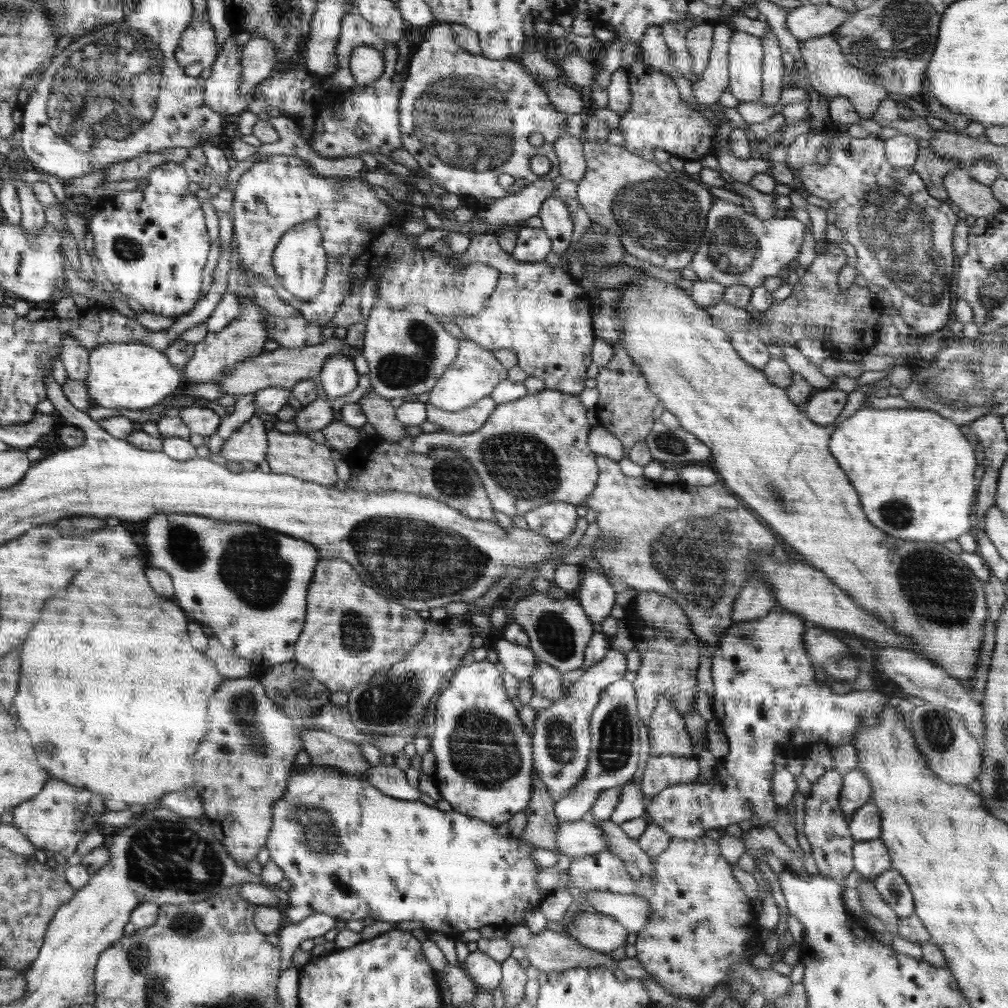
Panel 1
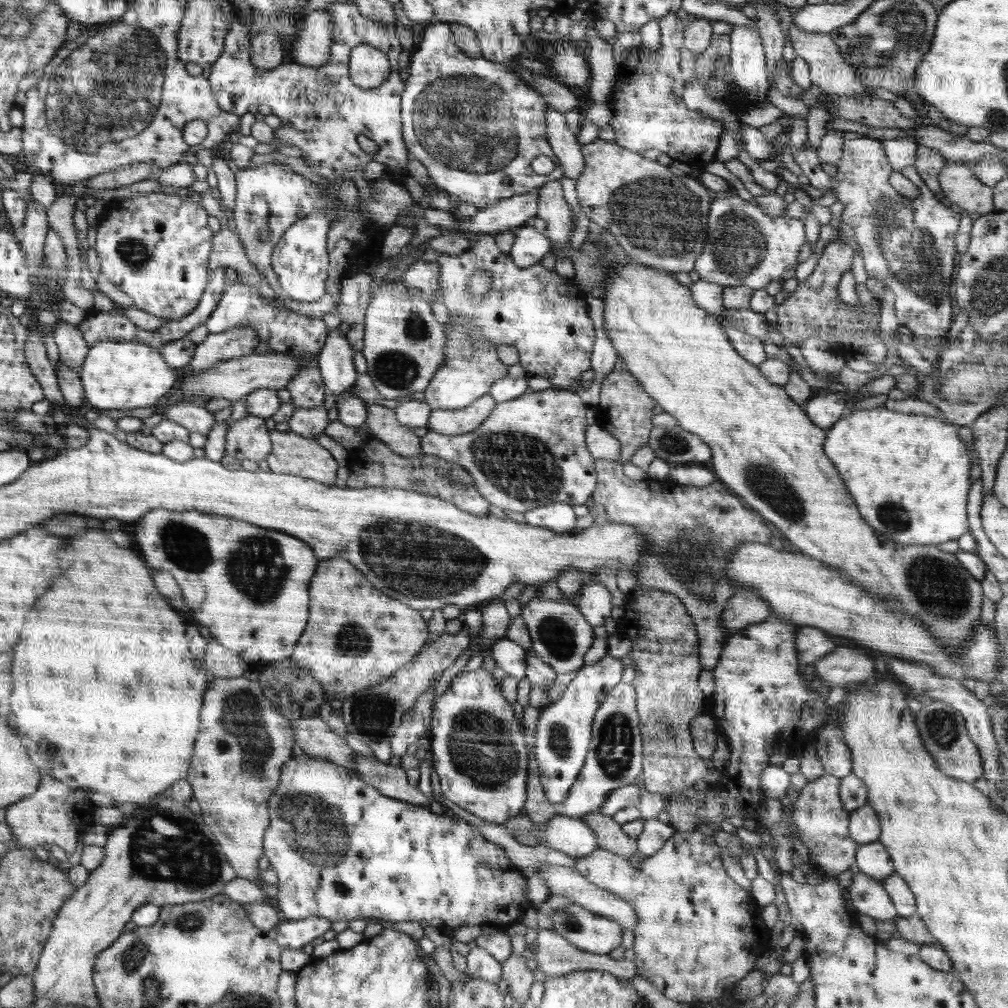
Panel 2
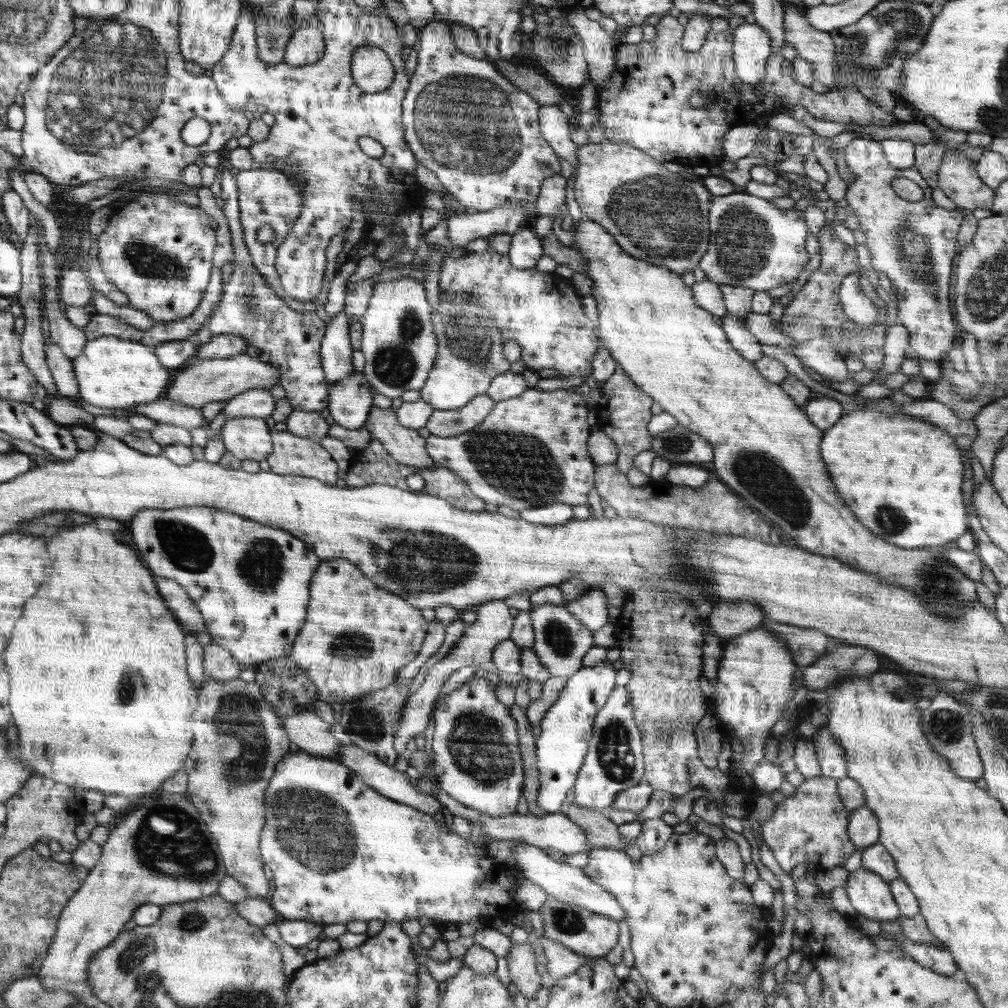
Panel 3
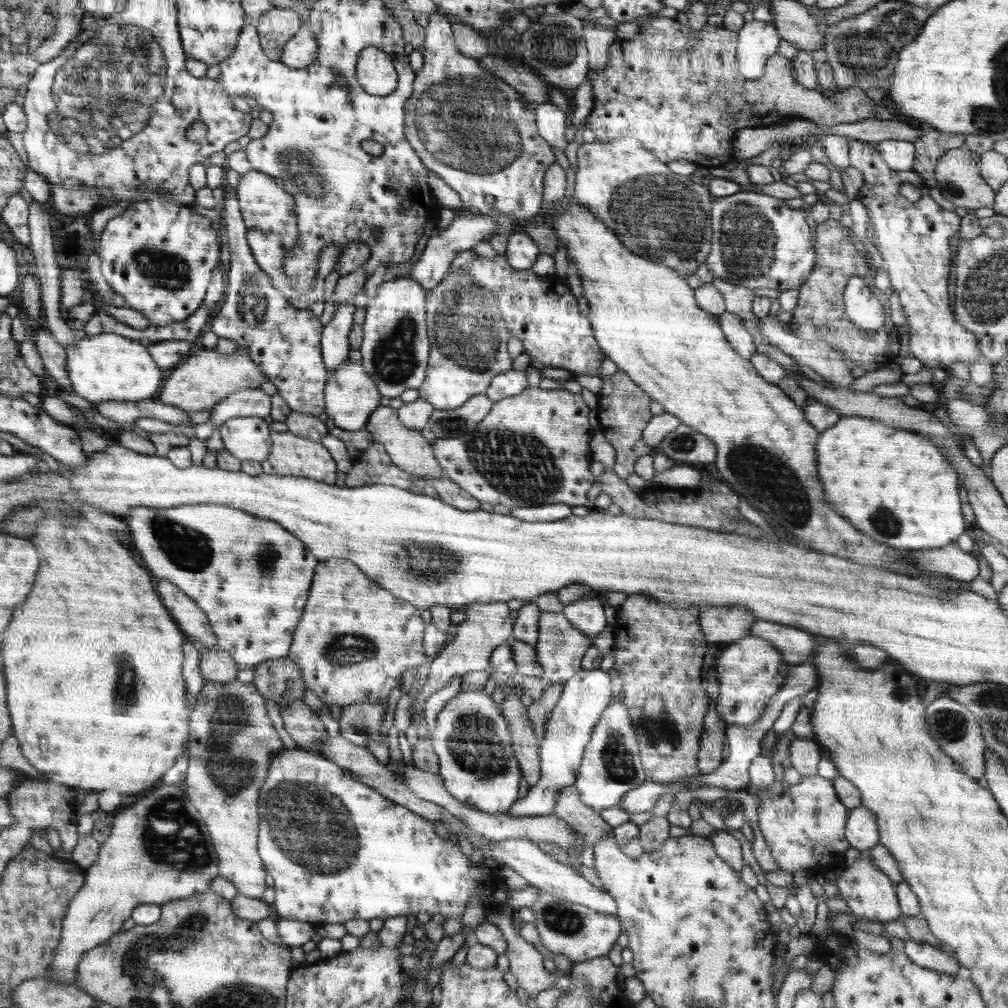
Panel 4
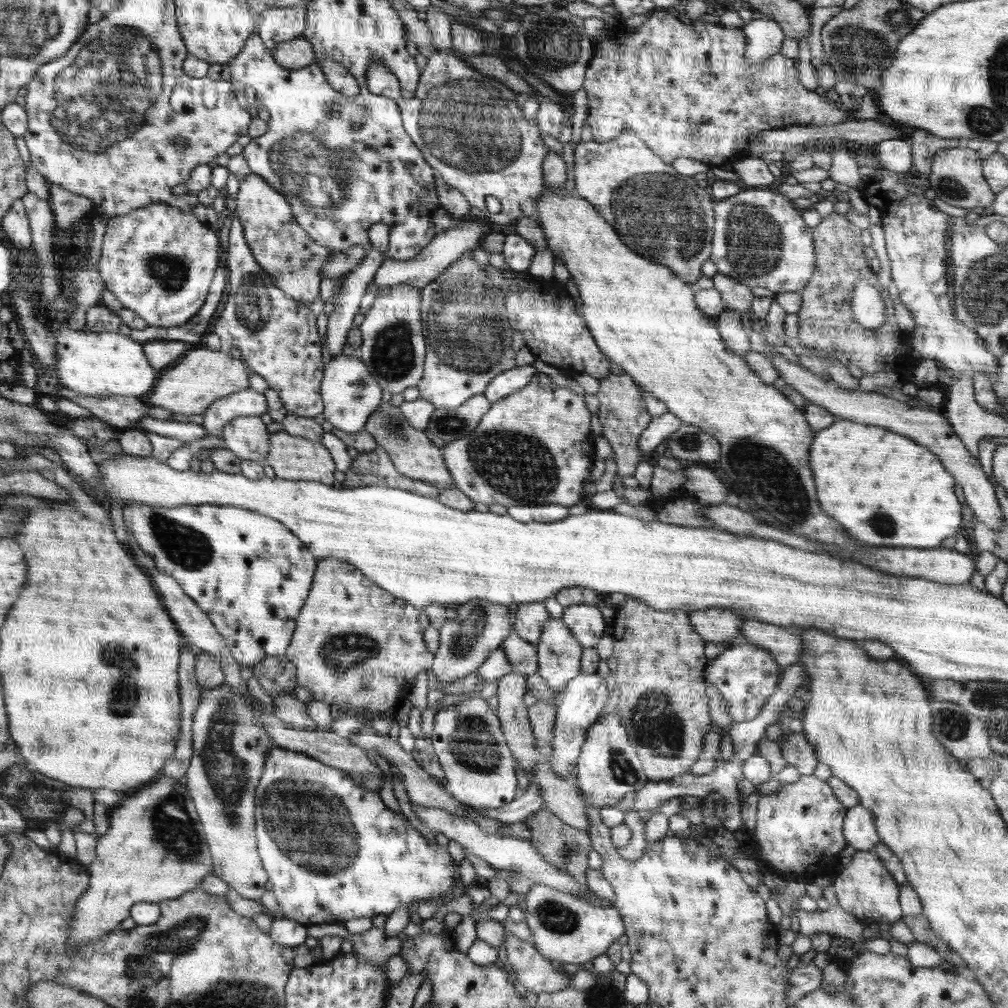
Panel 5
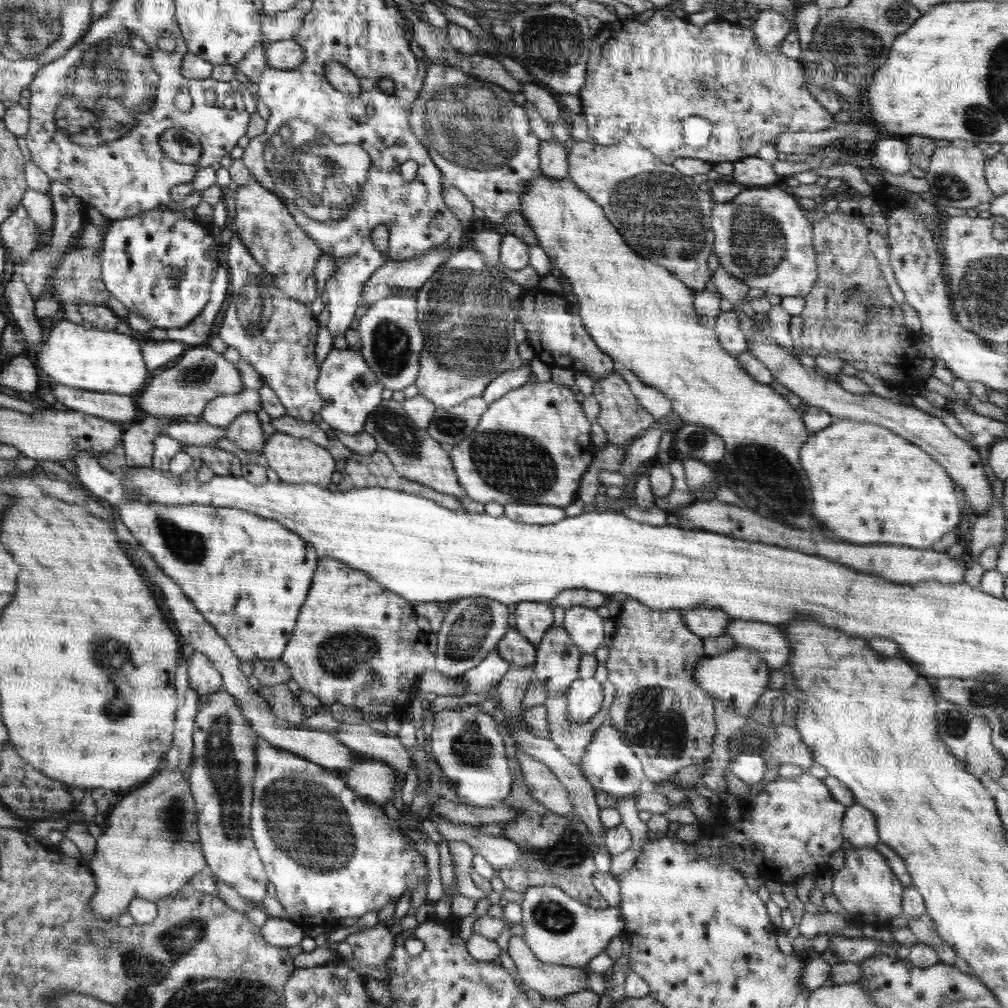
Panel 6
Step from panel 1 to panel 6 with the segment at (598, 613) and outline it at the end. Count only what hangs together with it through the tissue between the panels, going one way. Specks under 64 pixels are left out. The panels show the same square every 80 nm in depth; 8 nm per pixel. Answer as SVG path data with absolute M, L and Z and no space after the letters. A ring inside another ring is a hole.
M576 605L565 609L563 627L581 654L594 653L604 640L604 620L596 608Z

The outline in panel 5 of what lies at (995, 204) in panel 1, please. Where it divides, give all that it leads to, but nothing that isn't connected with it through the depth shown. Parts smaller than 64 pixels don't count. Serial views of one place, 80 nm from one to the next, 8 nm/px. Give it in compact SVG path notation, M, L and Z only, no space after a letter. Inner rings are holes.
M964 145L942 149L933 157L931 173L928 176L930 186L936 192L936 198L958 208L974 209L990 207L995 197L982 172L982 160L978 151Z

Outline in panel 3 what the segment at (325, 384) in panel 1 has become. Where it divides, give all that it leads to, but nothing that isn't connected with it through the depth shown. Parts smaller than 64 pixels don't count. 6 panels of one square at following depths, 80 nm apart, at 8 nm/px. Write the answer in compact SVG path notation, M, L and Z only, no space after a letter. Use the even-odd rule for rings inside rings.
M344 311L327 323L321 342L320 362L328 385L351 375L356 367L348 335L350 325L351 319Z

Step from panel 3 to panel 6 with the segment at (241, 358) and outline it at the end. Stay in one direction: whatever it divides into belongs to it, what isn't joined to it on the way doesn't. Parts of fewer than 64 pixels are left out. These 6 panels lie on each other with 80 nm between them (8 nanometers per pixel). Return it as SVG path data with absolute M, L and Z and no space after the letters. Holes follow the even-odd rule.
M192 346L190 350L179 356L178 364L154 376L154 380L150 380L150 388L146 388L146 392L142 392L142 396L137 395L134 400L137 401L137 407L142 412L156 416L156 420L166 420L162 416L200 417L212 400L222 395L238 393L244 388L236 367L209 346Z

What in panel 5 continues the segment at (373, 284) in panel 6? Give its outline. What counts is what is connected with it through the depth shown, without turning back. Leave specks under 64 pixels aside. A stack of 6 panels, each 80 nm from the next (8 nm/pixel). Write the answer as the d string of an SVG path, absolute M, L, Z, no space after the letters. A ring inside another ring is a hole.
M472 218L462 219L462 223L458 224L458 227L438 233L438 236L434 237L434 240L430 241L430 245L422 249L422 252L416 258L407 261L386 259L382 263L381 268L378 268L377 275L373 277L377 296L380 295L382 289L402 283L414 286L420 290L424 289L430 285L430 282L438 279L438 276L442 276L442 272L458 257L477 249L481 239L491 232L490 226L484 224L484 222L474 222Z

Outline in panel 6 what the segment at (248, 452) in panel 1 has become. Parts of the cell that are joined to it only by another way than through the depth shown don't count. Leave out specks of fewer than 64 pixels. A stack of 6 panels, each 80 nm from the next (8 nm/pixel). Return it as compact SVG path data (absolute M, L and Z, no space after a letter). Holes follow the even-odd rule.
M245 412L245 414L238 415L228 427L225 427L226 438L234 442L236 446L240 446L242 450L262 456L266 440L262 434L261 424L255 412Z

